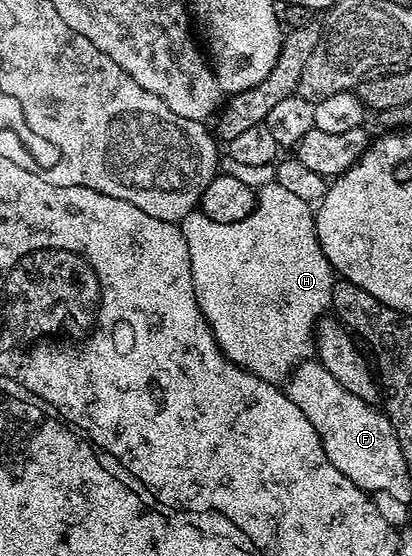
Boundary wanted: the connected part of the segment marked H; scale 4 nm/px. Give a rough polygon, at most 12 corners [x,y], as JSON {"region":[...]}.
{"region":[[269,180],[238,223],[179,222],[235,365],[314,353],[334,270],[310,205]]}

